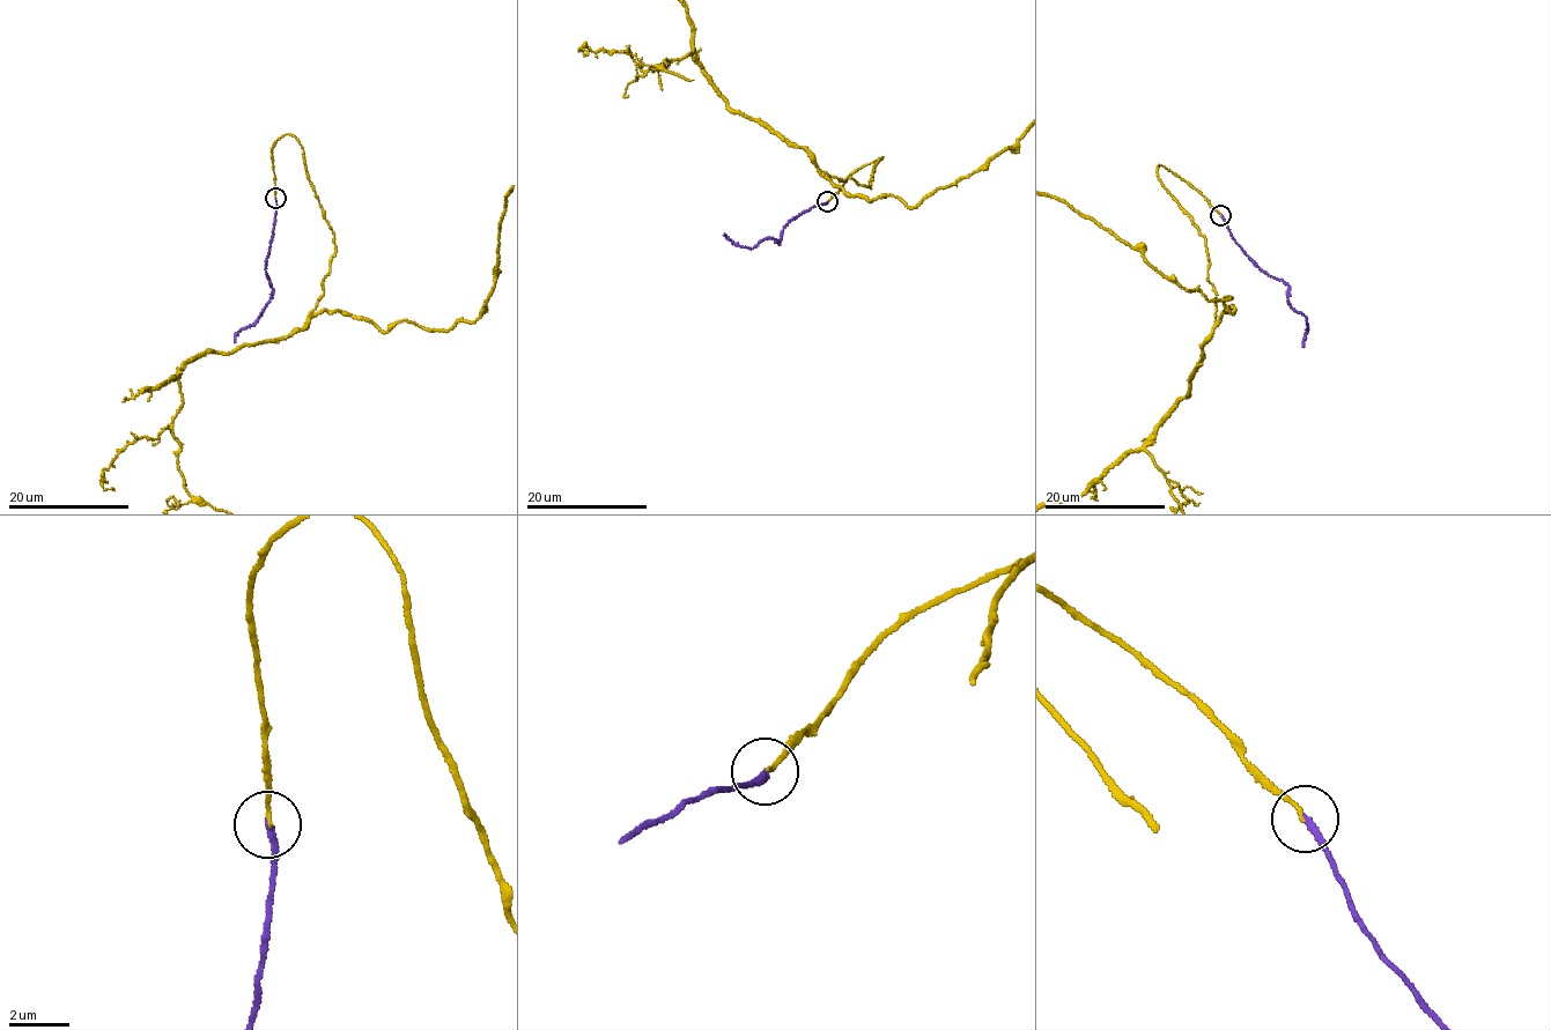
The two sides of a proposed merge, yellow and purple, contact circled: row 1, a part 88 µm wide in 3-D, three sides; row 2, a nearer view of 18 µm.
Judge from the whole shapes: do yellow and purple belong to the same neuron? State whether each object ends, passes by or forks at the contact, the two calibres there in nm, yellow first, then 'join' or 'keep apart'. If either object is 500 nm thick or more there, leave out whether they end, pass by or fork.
yellow ends there; purple ends there; 130 nm thick on the yellow side, 170 nm on the other; join

